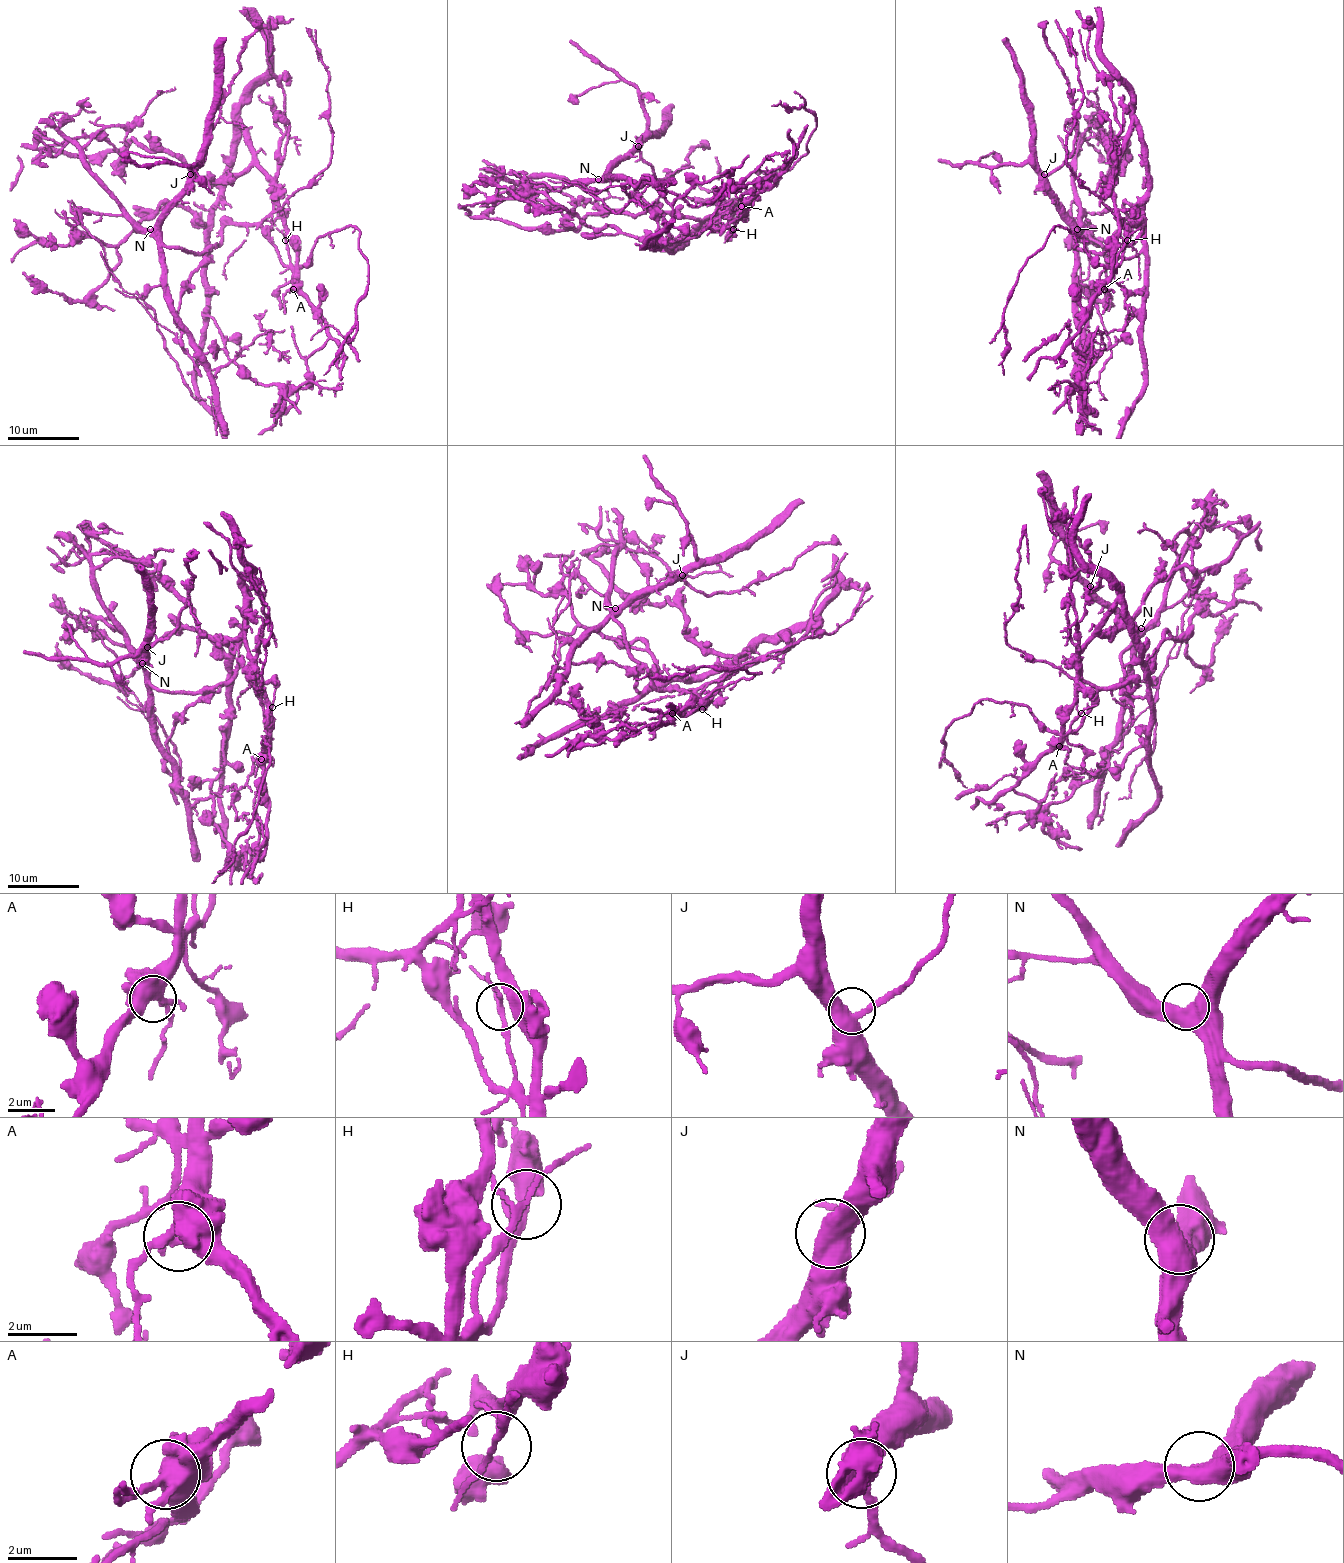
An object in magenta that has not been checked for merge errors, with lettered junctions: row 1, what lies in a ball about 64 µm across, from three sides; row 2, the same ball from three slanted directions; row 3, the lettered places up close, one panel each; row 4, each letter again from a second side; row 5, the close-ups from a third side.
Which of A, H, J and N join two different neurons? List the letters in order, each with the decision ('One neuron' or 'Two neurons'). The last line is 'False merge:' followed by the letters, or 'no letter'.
A: One neuron
H: One neuron
J: One neuron
N: One neuron
False merge: no letter

